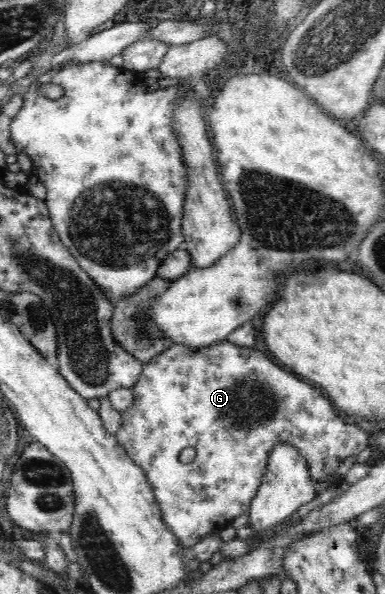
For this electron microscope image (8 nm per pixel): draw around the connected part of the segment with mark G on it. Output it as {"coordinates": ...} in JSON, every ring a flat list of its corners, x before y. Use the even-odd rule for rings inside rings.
{"coordinates":[[227,339,204,348,193,349,188,354,179,353,177,349,181,349,181,347,173,344,169,349,165,349,165,351,162,351,143,365,142,374,132,387,134,392,133,405,121,412,122,425,115,433,115,436,119,445,129,454,129,457,145,472,147,481,151,484,155,499,161,508,162,519,168,530,178,537,181,545,191,547,204,535,218,535,222,529,225,529,225,526,229,525,229,523,231,524,235,517,247,513,253,497,255,497,259,487,261,487,268,464,269,451,274,448,276,443,289,442,289,444,293,444,297,448,300,457,305,457,305,461,309,464,309,474,311,474,311,478,313,478,315,483,325,480,330,473,337,471,341,461,345,461,349,455,359,455,367,447,367,439,369,439,367,433,361,427,357,427,353,423,347,423,345,416,335,409,332,401,327,399,323,391,320,391,315,385,303,383,297,377,289,375,287,371,279,369,273,361,269,361,265,357,265,353,261,353,257,349,249,349,249,347,237,347,235,343],[185,447,194,447,196,450,196,456,189,465,183,465,179,460,179,453]]}

